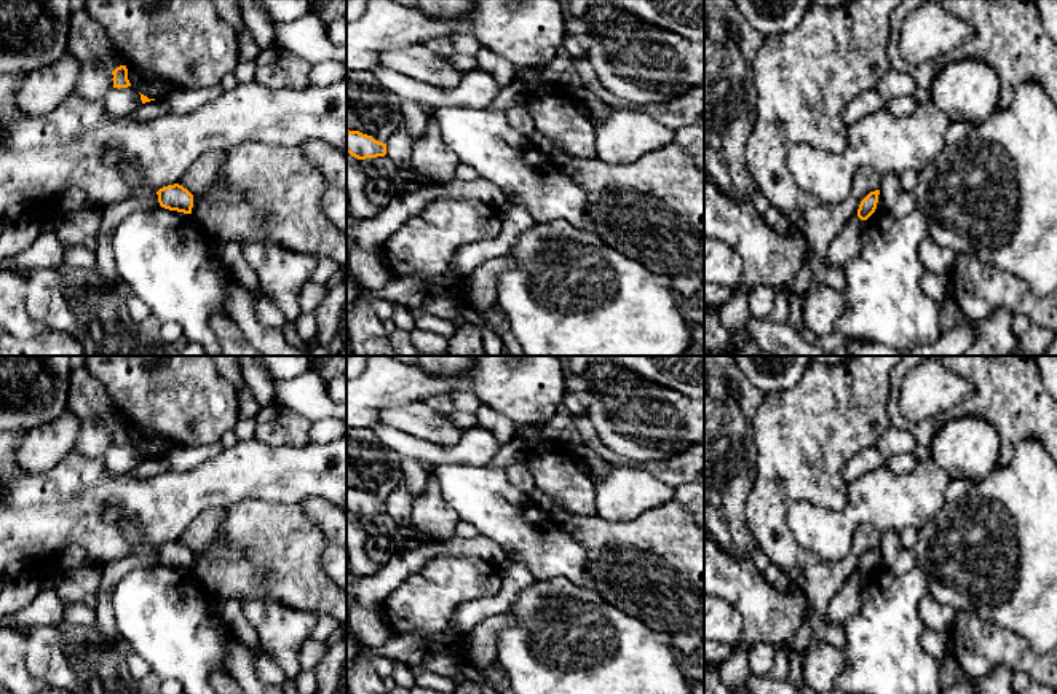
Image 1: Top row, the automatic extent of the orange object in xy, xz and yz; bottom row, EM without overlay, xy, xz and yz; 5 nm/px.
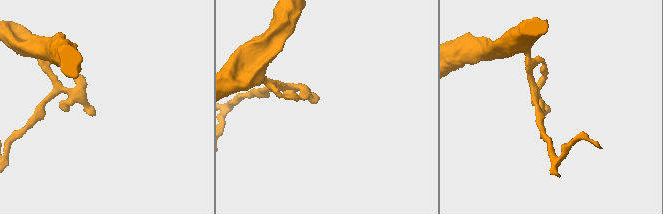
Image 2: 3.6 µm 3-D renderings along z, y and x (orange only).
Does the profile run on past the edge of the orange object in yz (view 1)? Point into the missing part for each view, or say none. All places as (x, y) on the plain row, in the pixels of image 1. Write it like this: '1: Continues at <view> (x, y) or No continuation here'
1: No continuation here

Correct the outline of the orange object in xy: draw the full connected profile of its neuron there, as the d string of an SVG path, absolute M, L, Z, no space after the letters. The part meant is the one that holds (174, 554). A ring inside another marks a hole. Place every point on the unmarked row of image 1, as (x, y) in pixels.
M179 541L163 544L156 549L161 565L192 571L193 552Z

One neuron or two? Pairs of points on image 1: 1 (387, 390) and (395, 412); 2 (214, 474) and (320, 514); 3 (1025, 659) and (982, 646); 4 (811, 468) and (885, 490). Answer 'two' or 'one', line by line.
1: two
2: two
3: one
4: two

